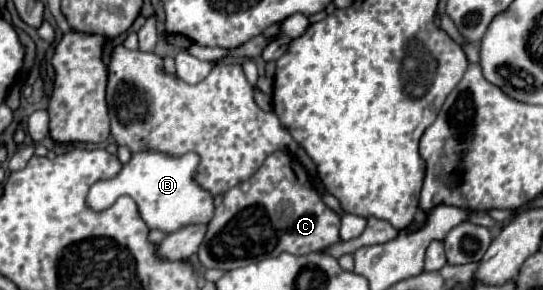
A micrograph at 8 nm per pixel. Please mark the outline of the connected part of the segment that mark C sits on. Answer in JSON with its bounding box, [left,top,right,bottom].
[197,151,341,271]

